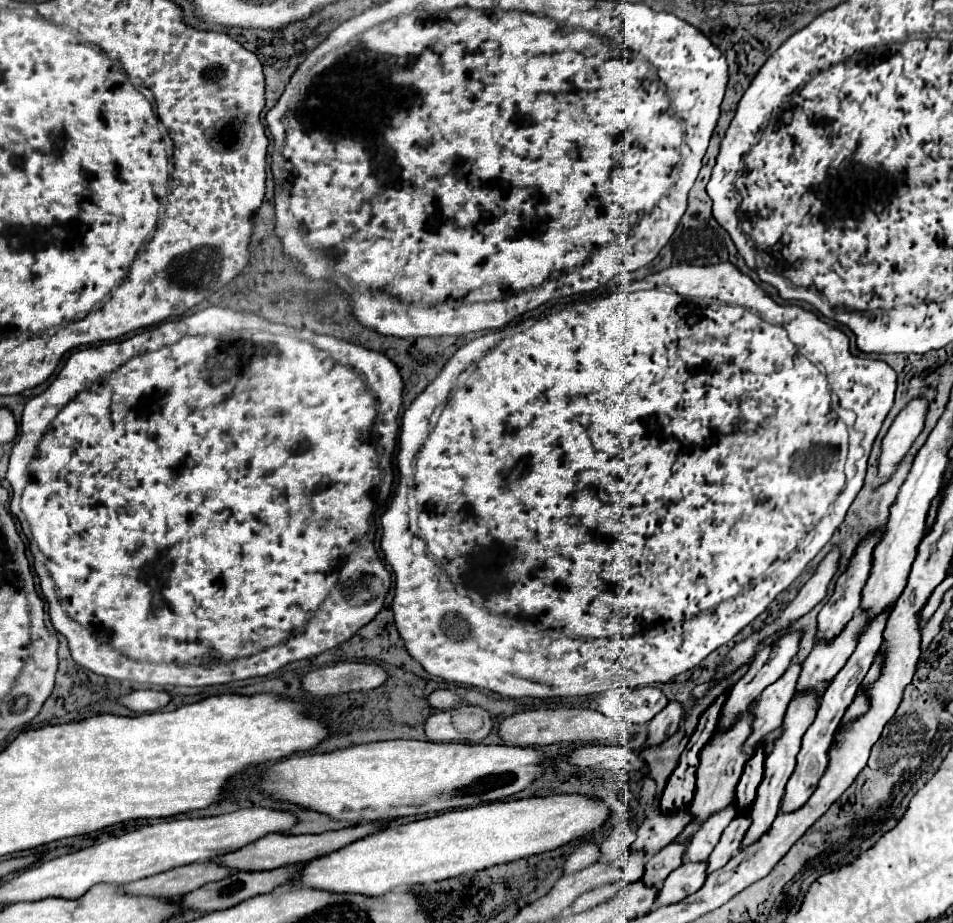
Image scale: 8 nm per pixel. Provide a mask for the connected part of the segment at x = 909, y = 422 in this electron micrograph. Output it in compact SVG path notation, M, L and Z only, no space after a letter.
M915 398L915 402L907 402L907 406L895 416L895 422L889 426L885 438L881 440L881 456L877 464L877 482L879 486L889 482L895 474L895 466L905 458L917 436L925 426L927 416L927 400Z

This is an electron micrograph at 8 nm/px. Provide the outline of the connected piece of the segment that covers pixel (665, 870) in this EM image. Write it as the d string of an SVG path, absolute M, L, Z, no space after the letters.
M671 842L667 848L663 848L659 854L651 856L645 864L645 884L661 884L675 868L683 864L683 850L687 848L685 842Z

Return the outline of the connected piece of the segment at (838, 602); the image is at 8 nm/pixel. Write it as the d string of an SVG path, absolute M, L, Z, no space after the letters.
M883 530L875 532L873 536L869 536L867 540L861 542L861 546L857 548L853 560L849 562L847 572L843 572L843 574L837 578L833 596L825 602L823 610L821 610L819 616L817 616L817 636L815 636L817 642L827 642L827 638L835 638L835 634L839 634L839 630L843 630L843 626L847 624L847 618L851 618L851 614L855 614L855 610L859 608L861 590L863 590L863 586L865 586L865 582L867 582L867 578L869 578L869 570L871 570L871 552L873 552L873 546L879 542L881 532L883 532Z

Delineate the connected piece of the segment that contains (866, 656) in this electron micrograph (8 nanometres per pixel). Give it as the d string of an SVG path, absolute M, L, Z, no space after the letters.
M883 612L881 616L877 616L873 622L869 622L869 626L865 628L865 632L859 636L859 644L853 652L853 656L849 658L849 662L843 666L843 670L835 676L835 680L831 682L831 686L827 688L827 692L821 698L821 706L817 710L815 722L809 726L809 730L803 736L803 746L801 752L797 754L797 766L795 772L791 774L789 782L787 782L787 792L783 796L781 802L781 812L793 812L797 808L801 808L811 794L817 788L817 782L821 780L825 768L827 768L827 748L831 746L833 734L839 726L839 718L843 718L843 710L847 710L847 704L851 704L851 698L855 698L855 690L859 690L859 682L863 682L867 670L871 668L871 662L875 660L875 654L883 642L883 628L885 628L885 620L887 620L889 612Z

